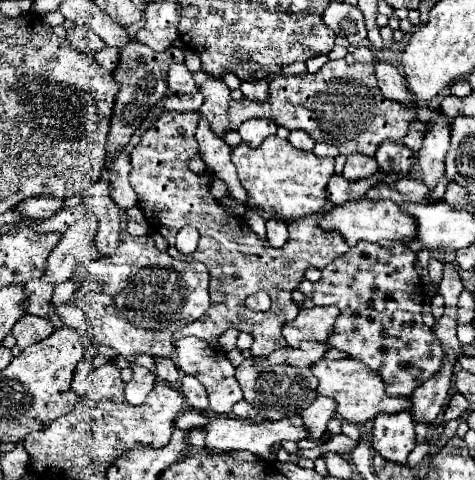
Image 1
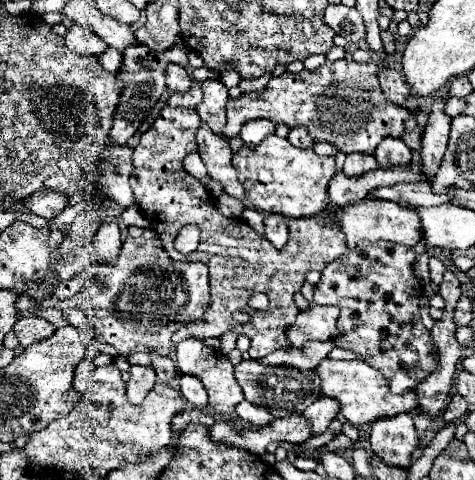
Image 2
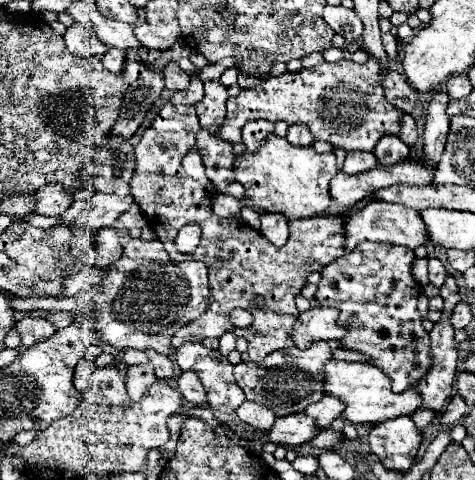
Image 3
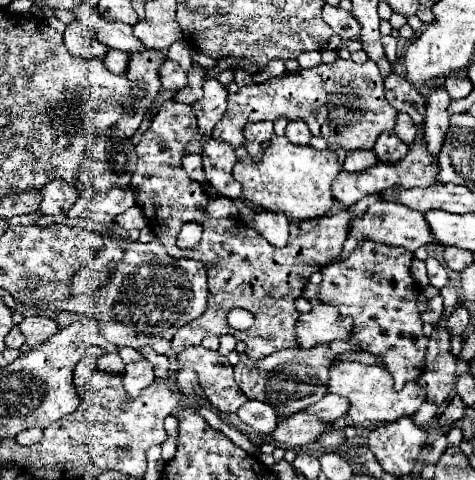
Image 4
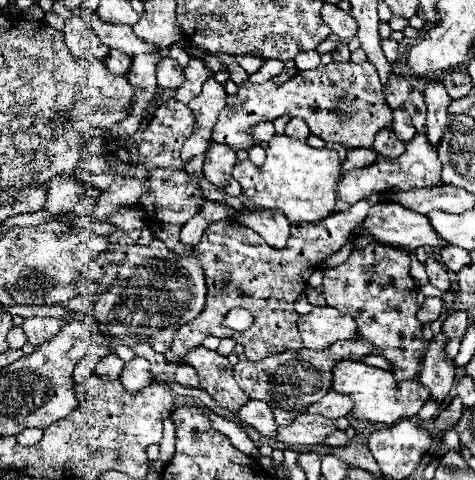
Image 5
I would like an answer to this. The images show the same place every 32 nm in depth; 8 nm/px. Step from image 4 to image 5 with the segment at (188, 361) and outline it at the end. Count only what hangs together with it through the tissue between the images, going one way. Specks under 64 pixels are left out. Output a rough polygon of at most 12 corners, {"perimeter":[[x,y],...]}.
{"perimeter":[[196,348],[184,358],[200,388],[238,412],[250,398],[228,358]]}

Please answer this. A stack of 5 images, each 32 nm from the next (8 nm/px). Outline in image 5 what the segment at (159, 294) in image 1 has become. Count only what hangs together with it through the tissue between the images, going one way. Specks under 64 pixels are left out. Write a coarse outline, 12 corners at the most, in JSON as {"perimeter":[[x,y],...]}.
{"perimeter":[[130,246],[106,294],[62,304],[126,346],[204,310],[200,260]]}

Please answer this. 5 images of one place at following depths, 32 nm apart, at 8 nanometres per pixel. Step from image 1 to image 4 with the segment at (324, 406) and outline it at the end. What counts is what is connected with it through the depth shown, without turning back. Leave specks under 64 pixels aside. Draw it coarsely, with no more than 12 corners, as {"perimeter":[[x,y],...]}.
{"perimeter":[[326,394],[306,412],[330,424],[348,412],[348,400]]}

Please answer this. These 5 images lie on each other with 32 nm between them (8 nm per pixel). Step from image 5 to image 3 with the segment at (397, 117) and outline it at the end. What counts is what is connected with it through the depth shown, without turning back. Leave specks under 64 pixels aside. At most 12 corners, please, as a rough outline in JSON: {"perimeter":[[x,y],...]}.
{"perimeter":[[412,116],[400,120],[400,136],[410,148],[418,142],[418,128]]}

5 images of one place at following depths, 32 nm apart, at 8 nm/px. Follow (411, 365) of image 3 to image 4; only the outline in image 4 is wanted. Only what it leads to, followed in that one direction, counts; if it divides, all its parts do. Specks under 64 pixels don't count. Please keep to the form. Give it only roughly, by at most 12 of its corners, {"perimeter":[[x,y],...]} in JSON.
{"perimeter":[[364,242],[322,268],[348,342],[402,390],[428,348],[412,252]]}

